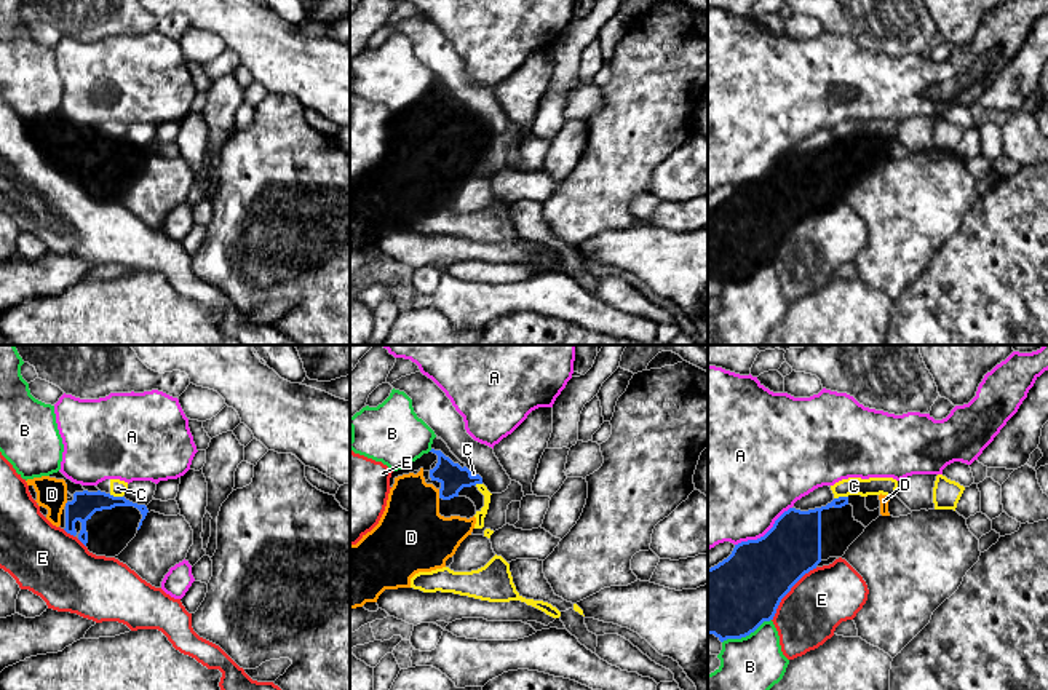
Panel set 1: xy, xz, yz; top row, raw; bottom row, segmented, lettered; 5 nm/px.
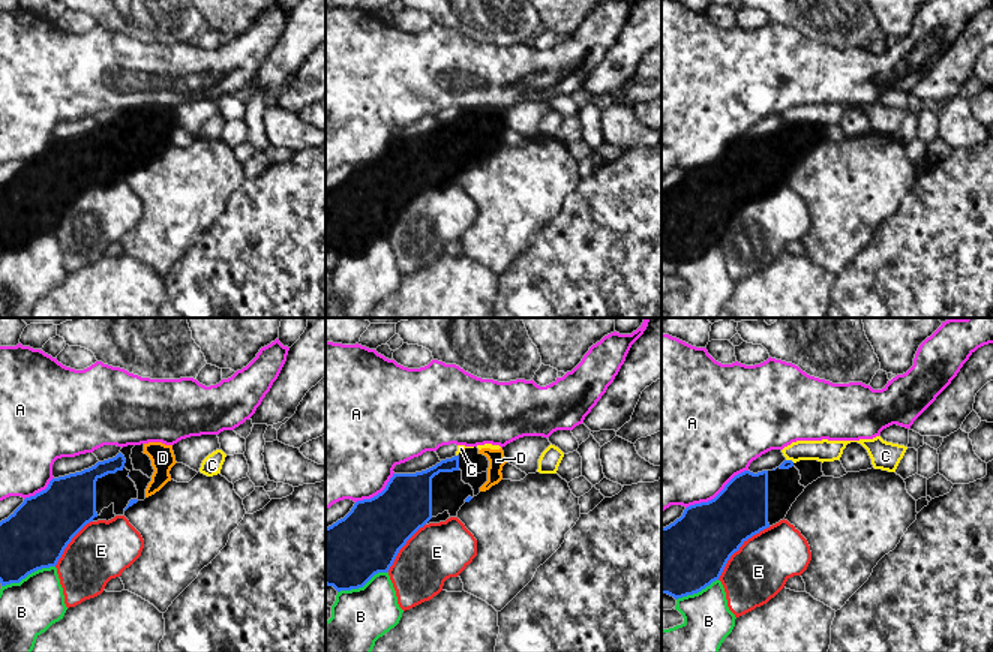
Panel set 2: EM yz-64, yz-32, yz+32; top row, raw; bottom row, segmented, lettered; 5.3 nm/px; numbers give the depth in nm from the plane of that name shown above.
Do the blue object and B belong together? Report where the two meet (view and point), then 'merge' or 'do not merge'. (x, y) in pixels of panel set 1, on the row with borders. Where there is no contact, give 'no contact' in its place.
yz (746, 634) | do not merge

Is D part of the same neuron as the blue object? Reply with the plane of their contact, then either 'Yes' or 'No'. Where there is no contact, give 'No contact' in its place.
Touches blue in xz. Yes

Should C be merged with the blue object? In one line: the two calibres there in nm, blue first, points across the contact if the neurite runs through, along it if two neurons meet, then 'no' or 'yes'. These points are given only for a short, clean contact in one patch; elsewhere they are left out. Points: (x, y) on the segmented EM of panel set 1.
calibres 190 and 100 nm; border yz (847, 495), (834, 499); no

